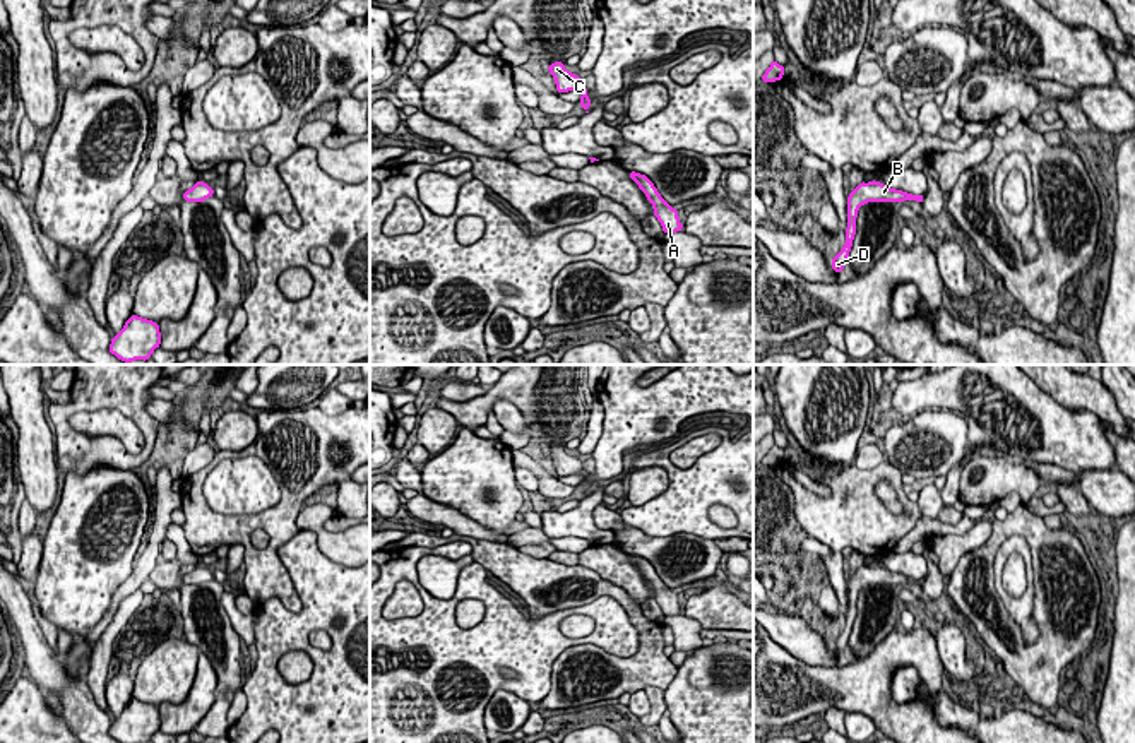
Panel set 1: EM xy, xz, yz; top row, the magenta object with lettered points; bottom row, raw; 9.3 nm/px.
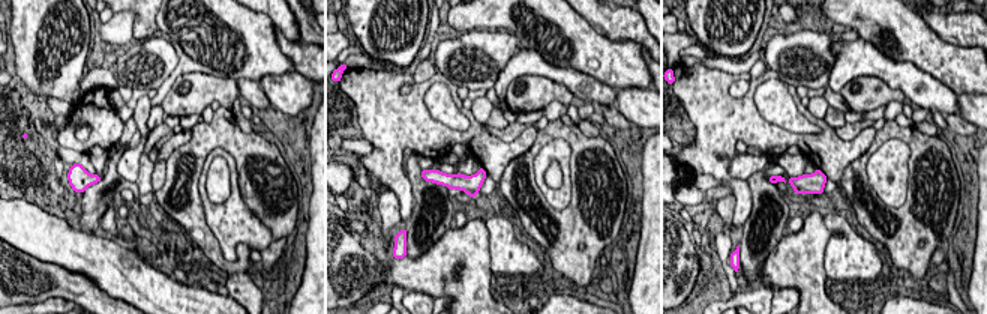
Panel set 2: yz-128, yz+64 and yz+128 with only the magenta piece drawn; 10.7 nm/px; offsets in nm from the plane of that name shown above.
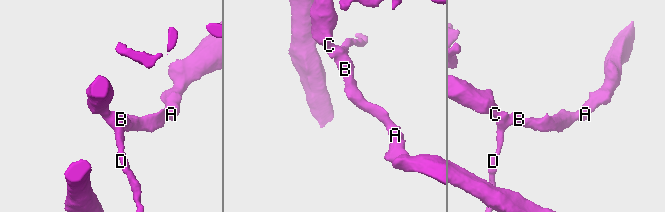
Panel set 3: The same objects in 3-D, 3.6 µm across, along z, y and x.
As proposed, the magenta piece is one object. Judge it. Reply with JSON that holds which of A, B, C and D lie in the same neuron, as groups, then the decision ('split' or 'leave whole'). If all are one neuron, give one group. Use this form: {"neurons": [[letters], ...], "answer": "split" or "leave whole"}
{"neurons": [["A", "B", "C", "D"]], "answer": "leave whole"}

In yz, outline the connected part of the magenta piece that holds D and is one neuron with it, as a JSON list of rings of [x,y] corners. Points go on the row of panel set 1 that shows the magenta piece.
[[[877,180],[865,183],[861,181],[847,197],[847,228],[846,228],[846,243],[844,248],[832,259],[832,269],[839,274],[847,264],[847,257],[853,247],[856,235],[856,217],[858,209],[868,202],[904,202],[916,200],[923,204],[923,195],[912,195],[902,190],[894,190]]]

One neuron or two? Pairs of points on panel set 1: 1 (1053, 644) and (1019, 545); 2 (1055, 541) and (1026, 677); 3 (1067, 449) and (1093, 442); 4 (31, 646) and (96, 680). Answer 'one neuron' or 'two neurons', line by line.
1: two neurons
2: one neuron
3: one neuron
4: two neurons

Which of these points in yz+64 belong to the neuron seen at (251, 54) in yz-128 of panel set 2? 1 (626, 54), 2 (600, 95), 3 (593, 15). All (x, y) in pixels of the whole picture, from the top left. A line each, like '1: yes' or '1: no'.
1: yes
2: no
3: no

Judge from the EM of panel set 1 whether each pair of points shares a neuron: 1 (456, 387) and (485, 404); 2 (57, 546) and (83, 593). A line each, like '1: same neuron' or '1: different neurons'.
1: different neurons
2: same neuron

